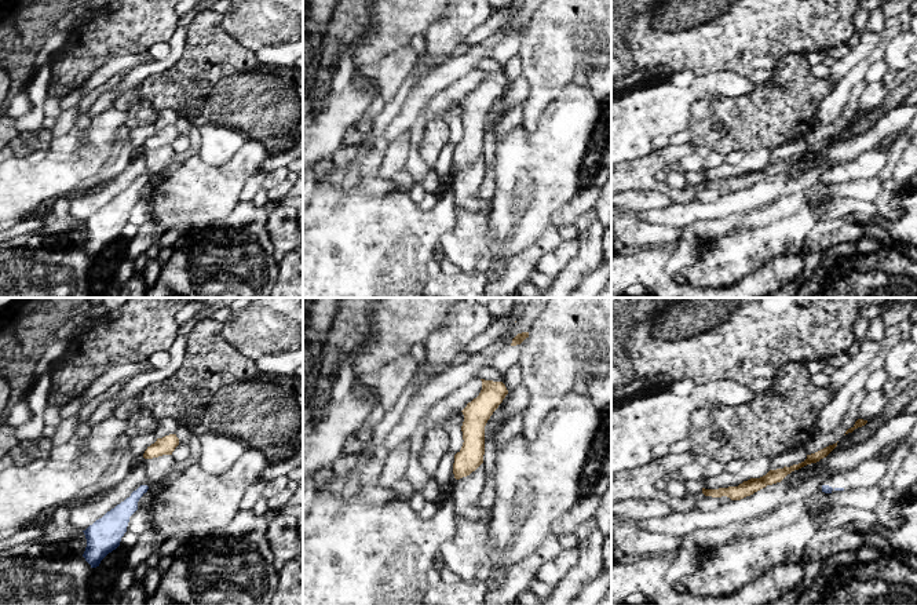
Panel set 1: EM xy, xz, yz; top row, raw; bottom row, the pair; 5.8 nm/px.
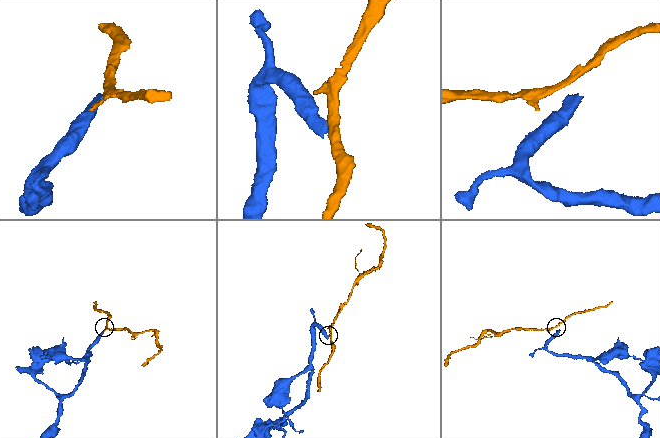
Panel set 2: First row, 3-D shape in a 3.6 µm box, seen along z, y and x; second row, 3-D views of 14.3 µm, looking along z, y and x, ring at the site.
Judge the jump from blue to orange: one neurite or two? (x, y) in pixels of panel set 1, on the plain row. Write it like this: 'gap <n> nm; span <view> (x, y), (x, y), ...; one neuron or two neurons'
gap 140 nm; span yz (822, 177), (815, 153); two neurons

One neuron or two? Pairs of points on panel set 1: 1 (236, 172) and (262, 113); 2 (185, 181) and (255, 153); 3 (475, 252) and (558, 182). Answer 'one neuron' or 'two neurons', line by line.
1: two neurons
2: one neuron
3: two neurons

